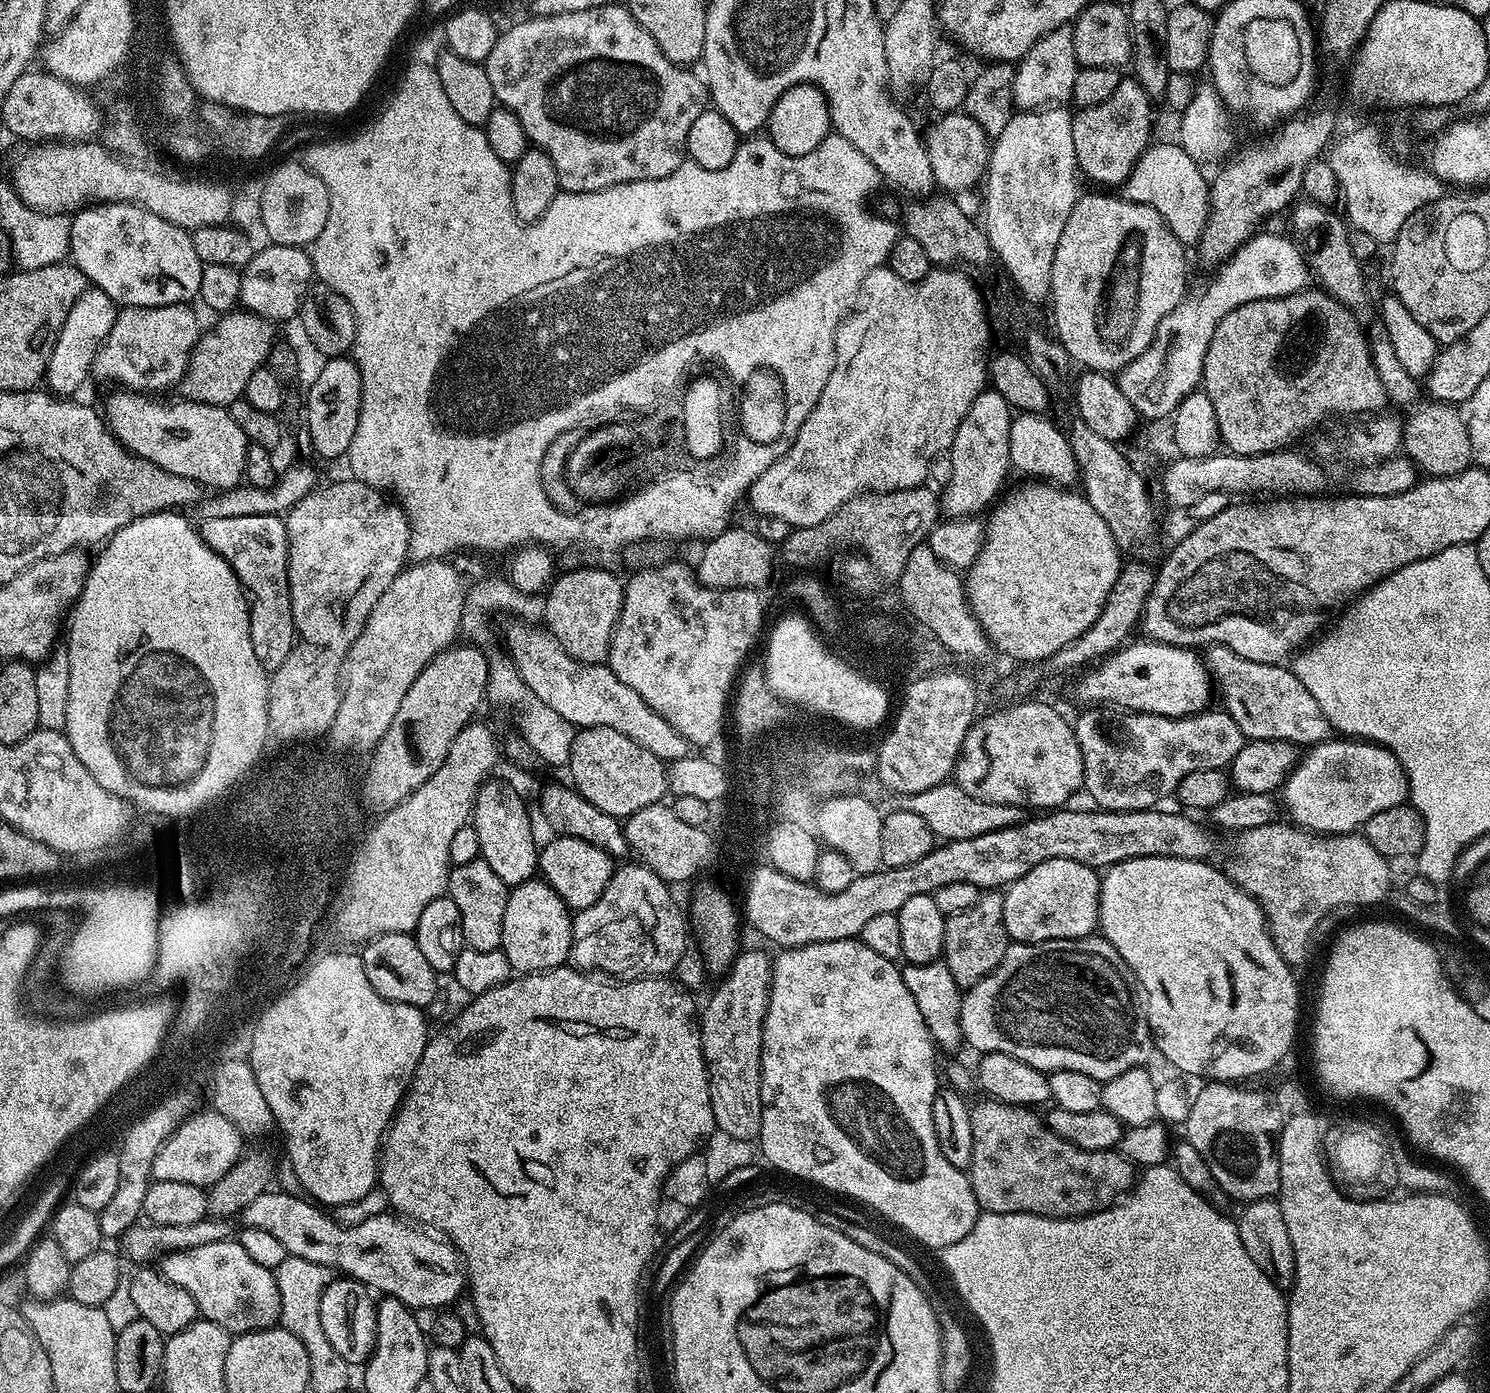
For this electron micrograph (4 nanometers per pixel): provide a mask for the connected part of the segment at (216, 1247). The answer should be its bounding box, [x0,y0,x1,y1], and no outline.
[158,1239,280,1334]

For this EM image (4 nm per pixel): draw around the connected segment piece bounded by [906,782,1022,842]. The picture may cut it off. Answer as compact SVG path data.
M945 782L930 790L914 793L907 797L906 808L907 811L918 814L918 818L923 818L926 826L930 826L933 837L944 842L978 838L978 834L990 834L994 830L1013 828L1022 820L1021 809L1015 808L1013 804L995 804L968 796L966 790L962 790L955 782Z

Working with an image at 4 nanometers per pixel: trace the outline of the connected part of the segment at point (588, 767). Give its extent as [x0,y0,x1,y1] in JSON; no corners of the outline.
[566,726,670,818]

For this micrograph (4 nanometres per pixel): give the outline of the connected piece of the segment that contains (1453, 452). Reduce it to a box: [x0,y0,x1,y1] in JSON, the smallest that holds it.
[1401,400,1473,476]

